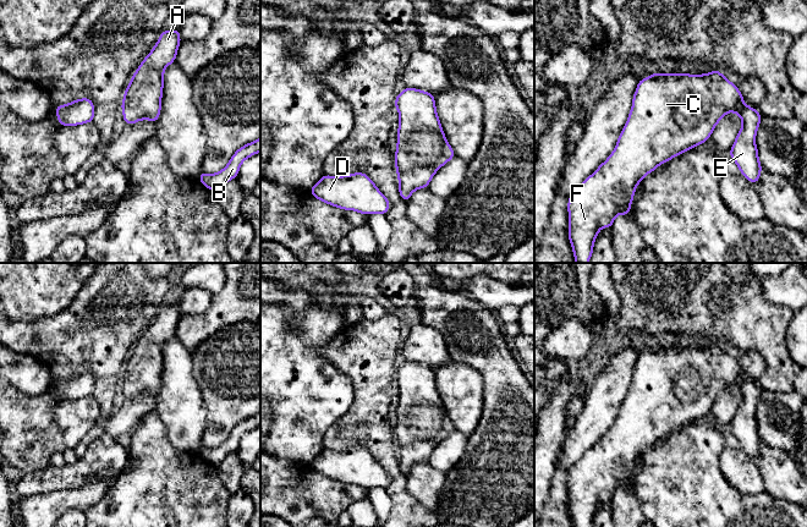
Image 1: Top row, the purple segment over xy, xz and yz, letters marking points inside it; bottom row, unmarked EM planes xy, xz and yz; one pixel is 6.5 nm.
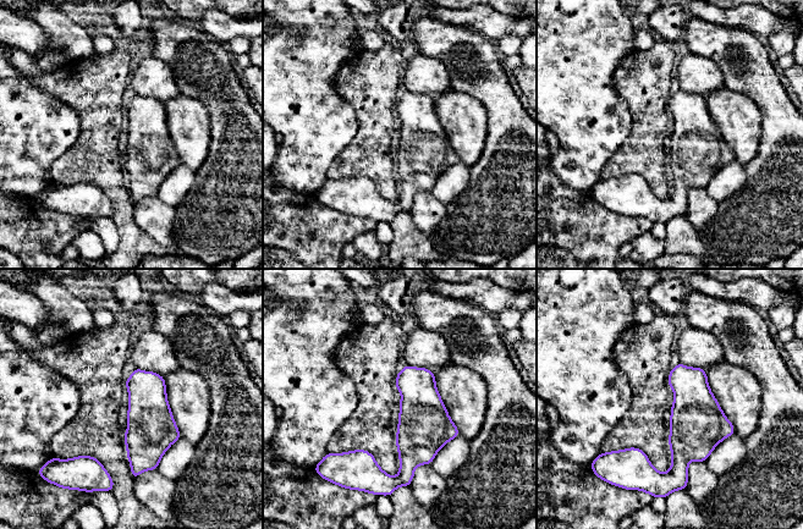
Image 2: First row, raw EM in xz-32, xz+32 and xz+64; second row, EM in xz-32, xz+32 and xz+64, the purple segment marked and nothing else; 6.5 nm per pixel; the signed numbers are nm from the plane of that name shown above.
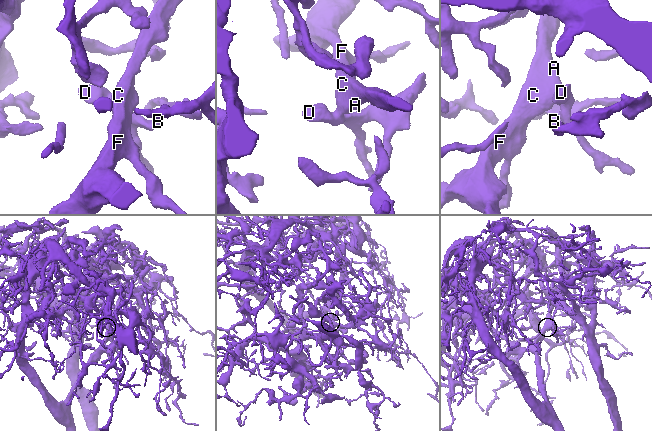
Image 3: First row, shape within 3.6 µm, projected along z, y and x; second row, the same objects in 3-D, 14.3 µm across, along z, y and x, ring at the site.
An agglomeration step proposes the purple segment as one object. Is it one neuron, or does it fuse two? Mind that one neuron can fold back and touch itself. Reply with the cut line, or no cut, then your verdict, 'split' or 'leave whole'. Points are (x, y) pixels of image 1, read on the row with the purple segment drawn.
no cut; leave whole

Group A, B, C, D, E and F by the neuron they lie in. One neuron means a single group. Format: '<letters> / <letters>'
A B C D E F

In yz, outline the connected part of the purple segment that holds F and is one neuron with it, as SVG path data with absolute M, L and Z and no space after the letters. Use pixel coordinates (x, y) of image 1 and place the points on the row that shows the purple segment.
M720 70L704 75L650 73L649 77L639 79L632 109L614 152L570 194L567 227L576 263L589 262L602 227L613 227L616 215L631 213L636 187L646 175L676 155L703 144L729 111L740 115L742 121L729 154L741 175L756 183L763 170L756 147L756 133L762 115L745 104L737 86L724 77Z

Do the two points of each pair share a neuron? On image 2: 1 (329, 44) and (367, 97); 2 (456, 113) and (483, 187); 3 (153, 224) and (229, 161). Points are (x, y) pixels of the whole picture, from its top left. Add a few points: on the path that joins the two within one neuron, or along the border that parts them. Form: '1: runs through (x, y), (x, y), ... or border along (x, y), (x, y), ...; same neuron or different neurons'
1: border along (356, 53), (336, 73), (333, 83), (336, 92); different neurons
2: border along (485, 136), (485, 145), (480, 156), (469, 166); different neurons
3: border along (176, 208), (172, 236); different neurons

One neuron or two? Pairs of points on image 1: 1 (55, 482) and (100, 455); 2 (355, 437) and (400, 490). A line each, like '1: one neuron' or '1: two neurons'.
1: one neuron
2: one neuron

